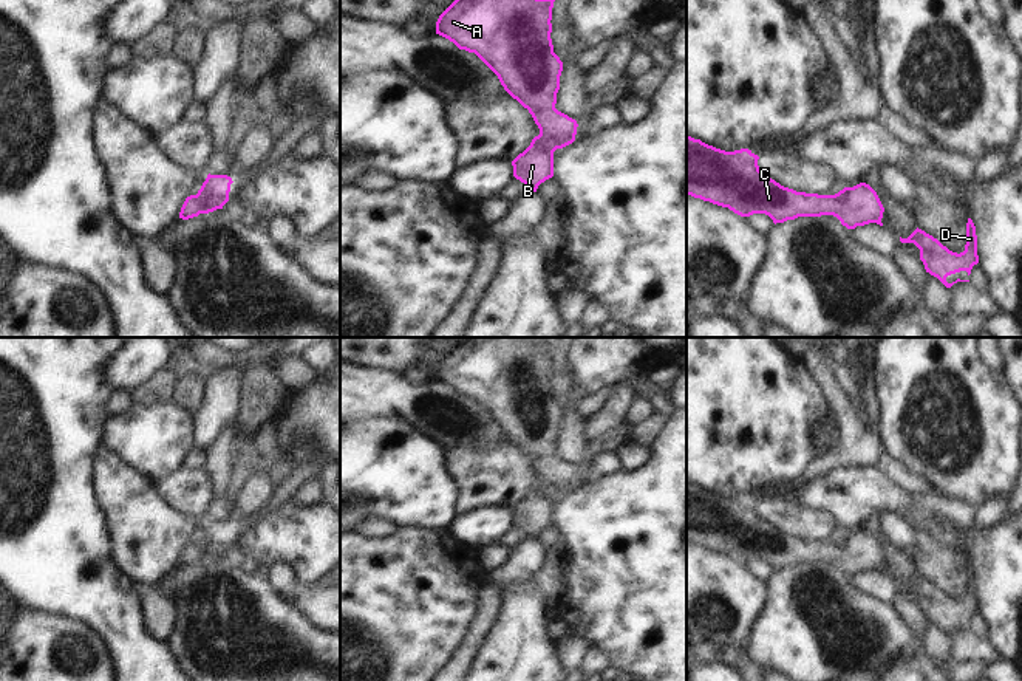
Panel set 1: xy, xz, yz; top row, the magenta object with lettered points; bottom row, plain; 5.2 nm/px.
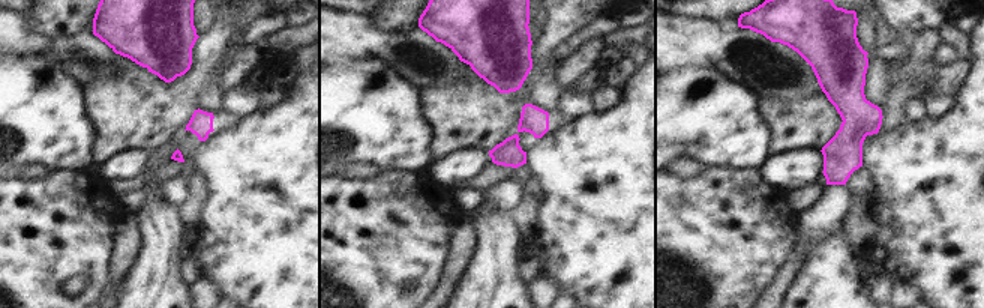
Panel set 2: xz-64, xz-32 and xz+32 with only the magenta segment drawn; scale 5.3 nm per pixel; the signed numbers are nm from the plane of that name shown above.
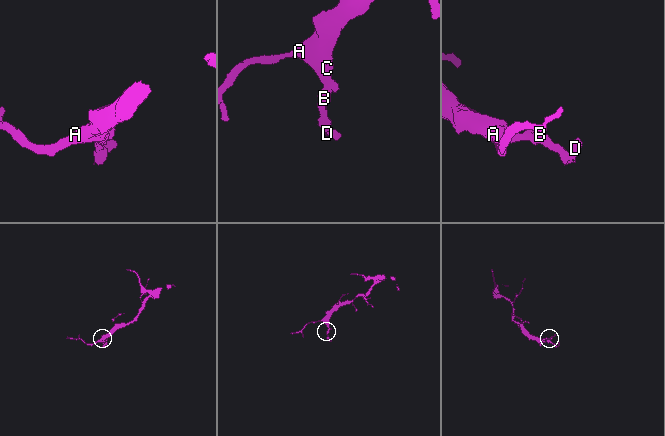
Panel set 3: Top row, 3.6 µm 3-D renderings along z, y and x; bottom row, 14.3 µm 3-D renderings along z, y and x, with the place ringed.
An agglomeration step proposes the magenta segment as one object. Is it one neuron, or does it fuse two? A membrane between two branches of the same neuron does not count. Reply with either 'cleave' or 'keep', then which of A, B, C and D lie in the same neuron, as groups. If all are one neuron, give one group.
keep; A B C D

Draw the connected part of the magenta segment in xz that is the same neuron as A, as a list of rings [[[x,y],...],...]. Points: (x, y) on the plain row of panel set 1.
[[[468,337],[459,342],[438,365],[436,381],[453,388],[459,396],[475,399],[499,426],[504,436],[529,457],[540,481],[513,508],[513,523],[524,529],[529,539],[537,539],[538,532],[554,523],[554,498],[575,488],[577,467],[555,455],[560,436],[563,409],[554,399],[550,385],[552,354],[555,345],[537,345],[526,337]]]

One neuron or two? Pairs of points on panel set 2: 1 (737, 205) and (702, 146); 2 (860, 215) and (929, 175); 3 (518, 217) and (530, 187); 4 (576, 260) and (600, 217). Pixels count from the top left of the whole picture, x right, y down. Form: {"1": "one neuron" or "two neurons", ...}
{"1": "two neurons", "2": "two neurons", "3": "one neuron", "4": "one neuron"}

